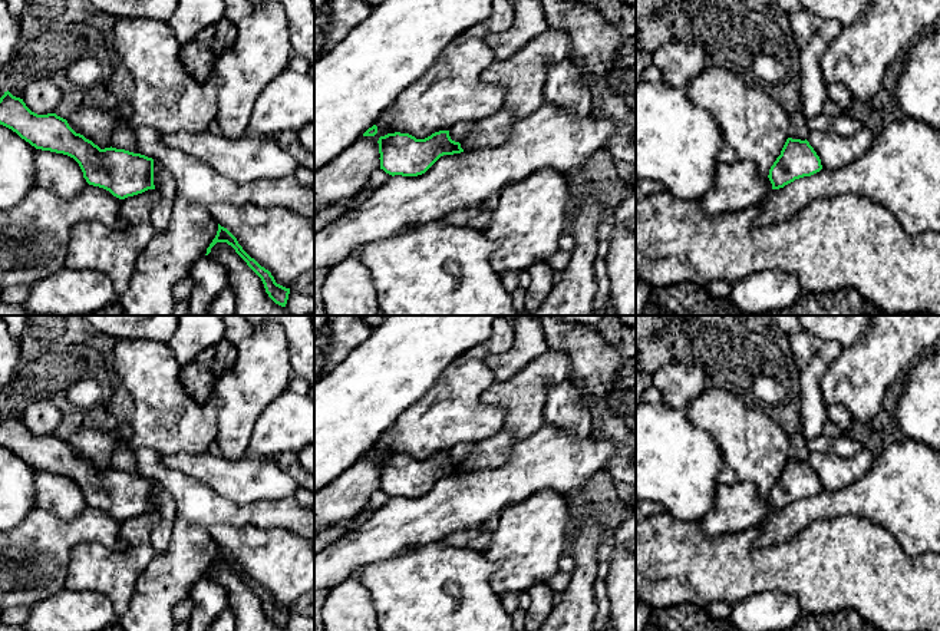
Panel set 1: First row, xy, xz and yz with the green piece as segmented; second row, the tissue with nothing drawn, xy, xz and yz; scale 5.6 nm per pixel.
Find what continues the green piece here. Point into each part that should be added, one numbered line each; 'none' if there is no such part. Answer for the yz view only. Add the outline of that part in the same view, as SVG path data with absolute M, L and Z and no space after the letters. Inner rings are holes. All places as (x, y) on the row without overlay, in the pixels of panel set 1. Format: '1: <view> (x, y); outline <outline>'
1: yz (754, 448); outline M716 386L692 399L686 414L720 450L718 483L752 483L768 498L788 460L789 436L763 407L748 406L742 396Z

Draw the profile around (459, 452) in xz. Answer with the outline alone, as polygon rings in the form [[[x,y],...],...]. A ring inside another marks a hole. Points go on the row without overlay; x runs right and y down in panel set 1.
[[[459,443],[449,450],[449,457],[455,463],[461,463],[475,452],[475,443]]]

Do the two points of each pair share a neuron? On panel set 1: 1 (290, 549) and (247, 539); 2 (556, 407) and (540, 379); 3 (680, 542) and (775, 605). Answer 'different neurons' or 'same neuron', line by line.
1: same neuron
2: different neurons
3: different neurons

